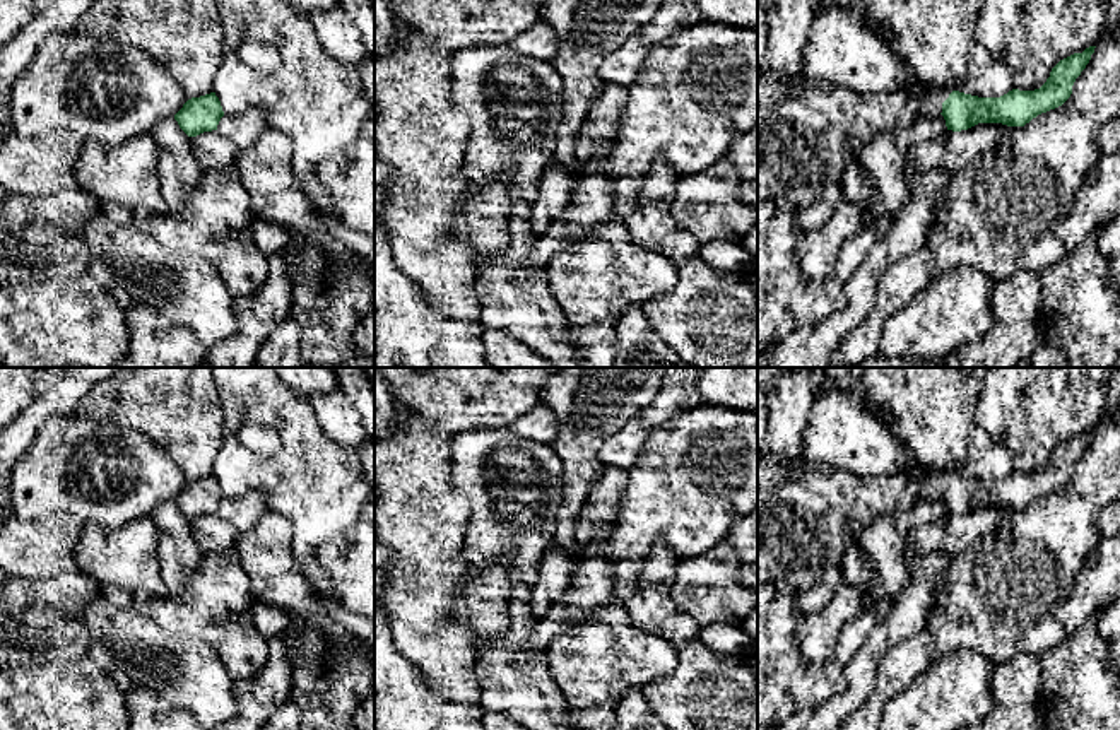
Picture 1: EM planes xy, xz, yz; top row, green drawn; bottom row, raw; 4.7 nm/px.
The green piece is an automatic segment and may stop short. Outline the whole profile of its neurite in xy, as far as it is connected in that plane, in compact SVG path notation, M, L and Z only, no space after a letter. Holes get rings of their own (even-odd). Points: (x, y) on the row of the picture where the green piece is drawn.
M210 92L188 99L174 115L174 120L188 137L197 137L203 132L217 130L222 116L224 111L221 101L215 92Z

